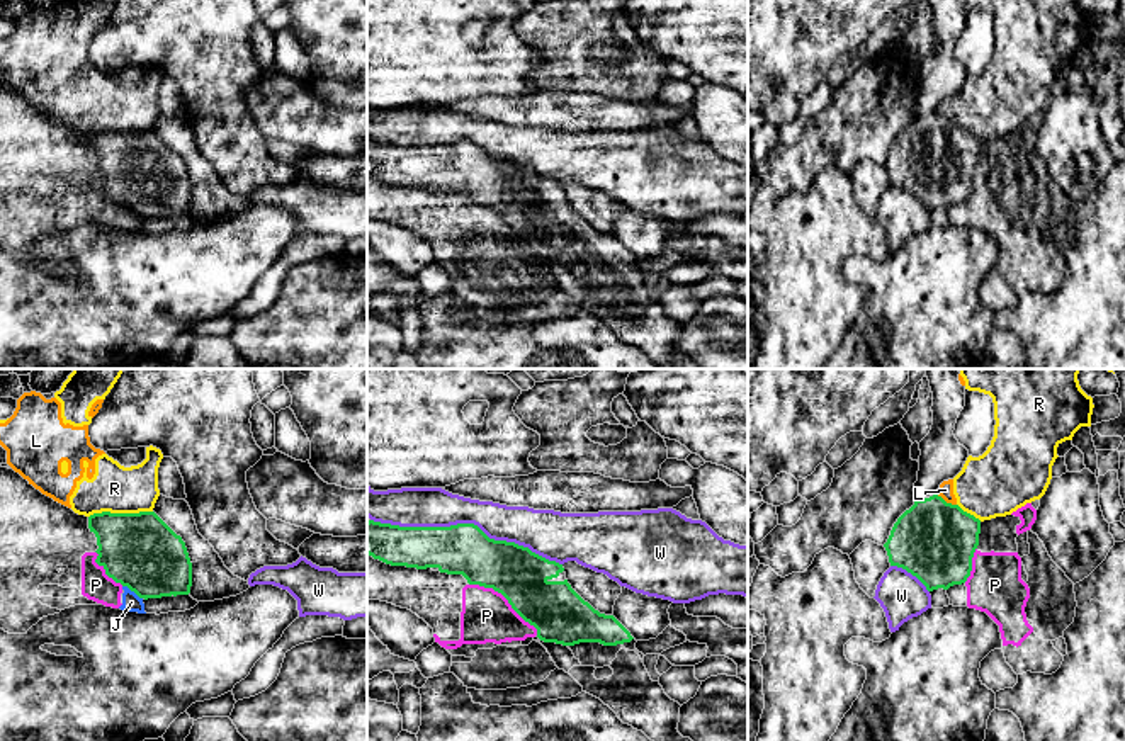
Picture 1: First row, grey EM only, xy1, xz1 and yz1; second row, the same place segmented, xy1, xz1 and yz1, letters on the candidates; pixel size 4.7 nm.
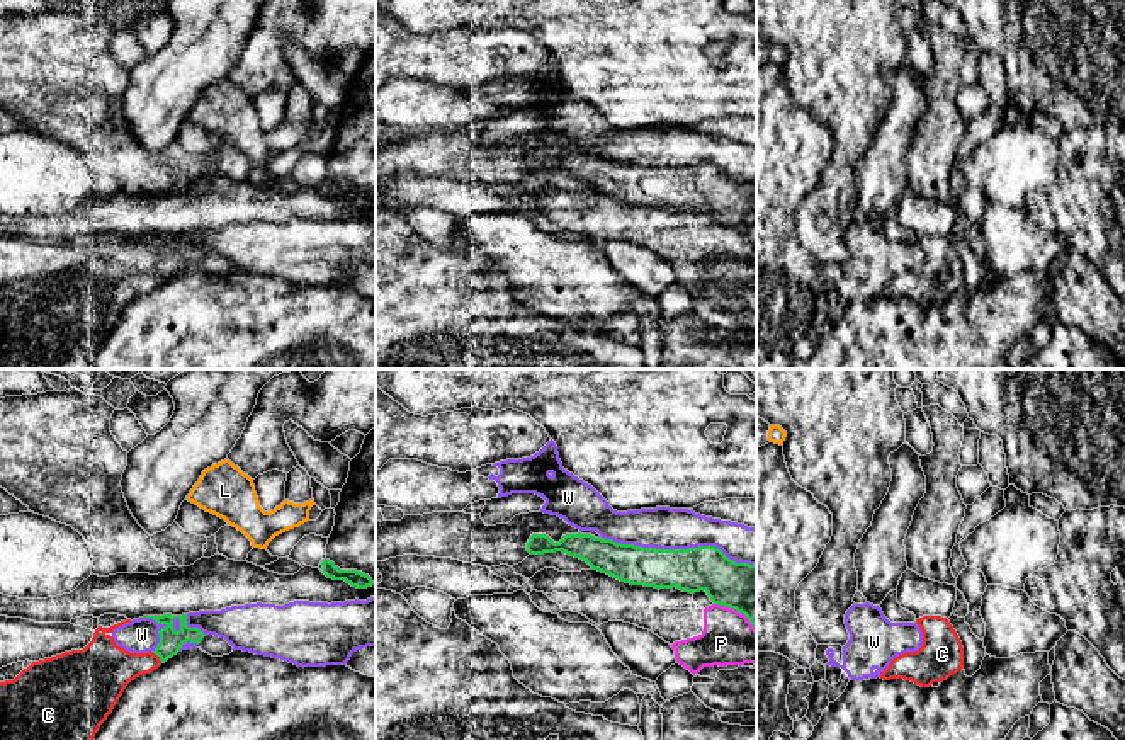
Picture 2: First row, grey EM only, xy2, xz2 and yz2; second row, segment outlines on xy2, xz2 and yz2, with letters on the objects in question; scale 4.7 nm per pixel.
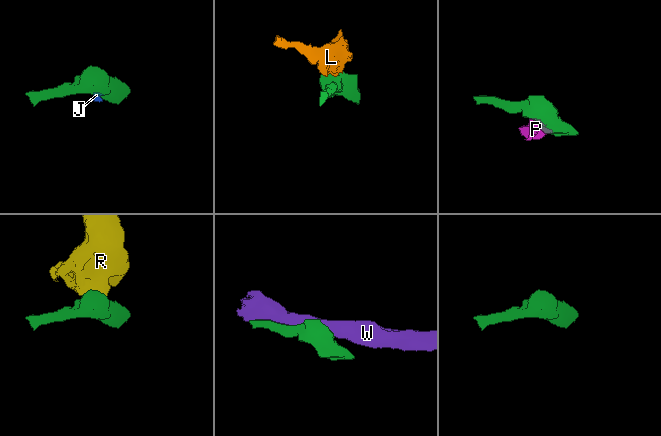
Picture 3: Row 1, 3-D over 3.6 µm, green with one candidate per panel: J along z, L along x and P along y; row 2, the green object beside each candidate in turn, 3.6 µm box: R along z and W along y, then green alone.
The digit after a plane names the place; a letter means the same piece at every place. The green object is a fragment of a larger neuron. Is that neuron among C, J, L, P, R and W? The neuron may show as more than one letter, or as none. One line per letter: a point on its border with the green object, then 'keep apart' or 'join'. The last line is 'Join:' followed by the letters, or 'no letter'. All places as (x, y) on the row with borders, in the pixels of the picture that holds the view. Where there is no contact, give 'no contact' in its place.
C: xy2 (158, 655) | join
J: xy1 (133, 590) | keep apart
L: yz1 (945, 502) | keep apart
P: xz1 (507, 599) | keep apart
R: xy1 (119, 514) | keep apart
W: xz1 (466, 524) | keep apart
Join: C

